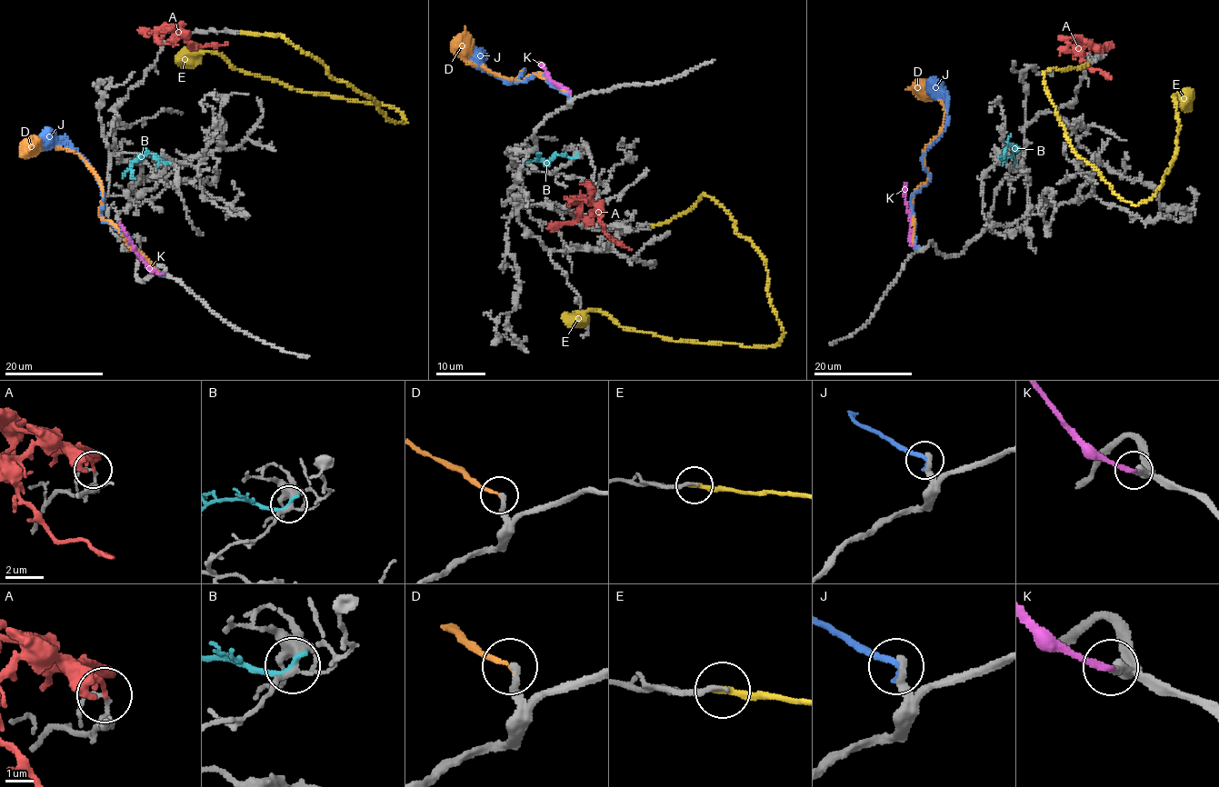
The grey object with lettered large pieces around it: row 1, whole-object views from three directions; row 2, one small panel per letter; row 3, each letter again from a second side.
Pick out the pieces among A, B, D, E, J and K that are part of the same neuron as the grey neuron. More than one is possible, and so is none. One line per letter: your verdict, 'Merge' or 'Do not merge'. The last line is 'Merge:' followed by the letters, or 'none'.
A: Do not merge
B: Do not merge
D: Do not merge
E: Do not merge
J: Do not merge
K: Merge
Merge: K

